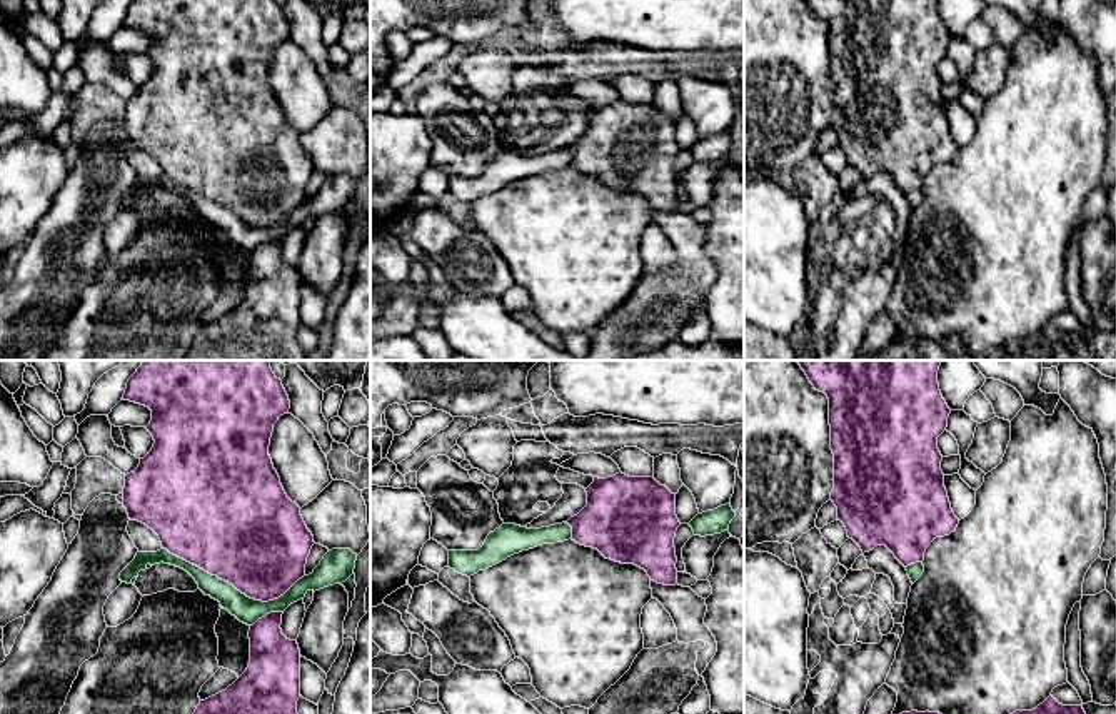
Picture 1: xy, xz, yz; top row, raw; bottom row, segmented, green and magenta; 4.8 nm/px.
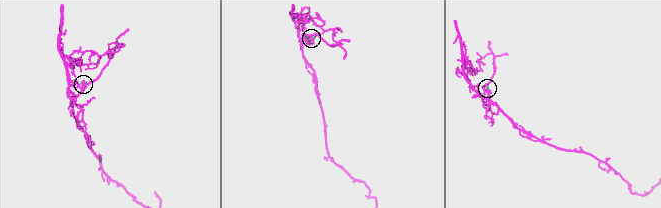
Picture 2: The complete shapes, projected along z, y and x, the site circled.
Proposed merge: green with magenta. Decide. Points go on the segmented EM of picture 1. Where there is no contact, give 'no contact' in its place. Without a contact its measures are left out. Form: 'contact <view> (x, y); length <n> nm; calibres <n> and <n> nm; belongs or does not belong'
contact xy (232, 586); length 700 nm; calibres 120 and 480 nm; does not belong

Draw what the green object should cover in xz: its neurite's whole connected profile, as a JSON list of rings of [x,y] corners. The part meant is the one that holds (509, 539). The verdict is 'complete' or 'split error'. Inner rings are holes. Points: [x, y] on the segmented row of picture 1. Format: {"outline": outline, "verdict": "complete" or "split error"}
{"outline": [[[566,522],[527,529],[515,524],[502,524],[490,532],[479,551],[449,551],[449,567],[462,576],[474,576],[507,557],[542,544],[564,542],[572,537],[572,527]]], "verdict": "complete"}

